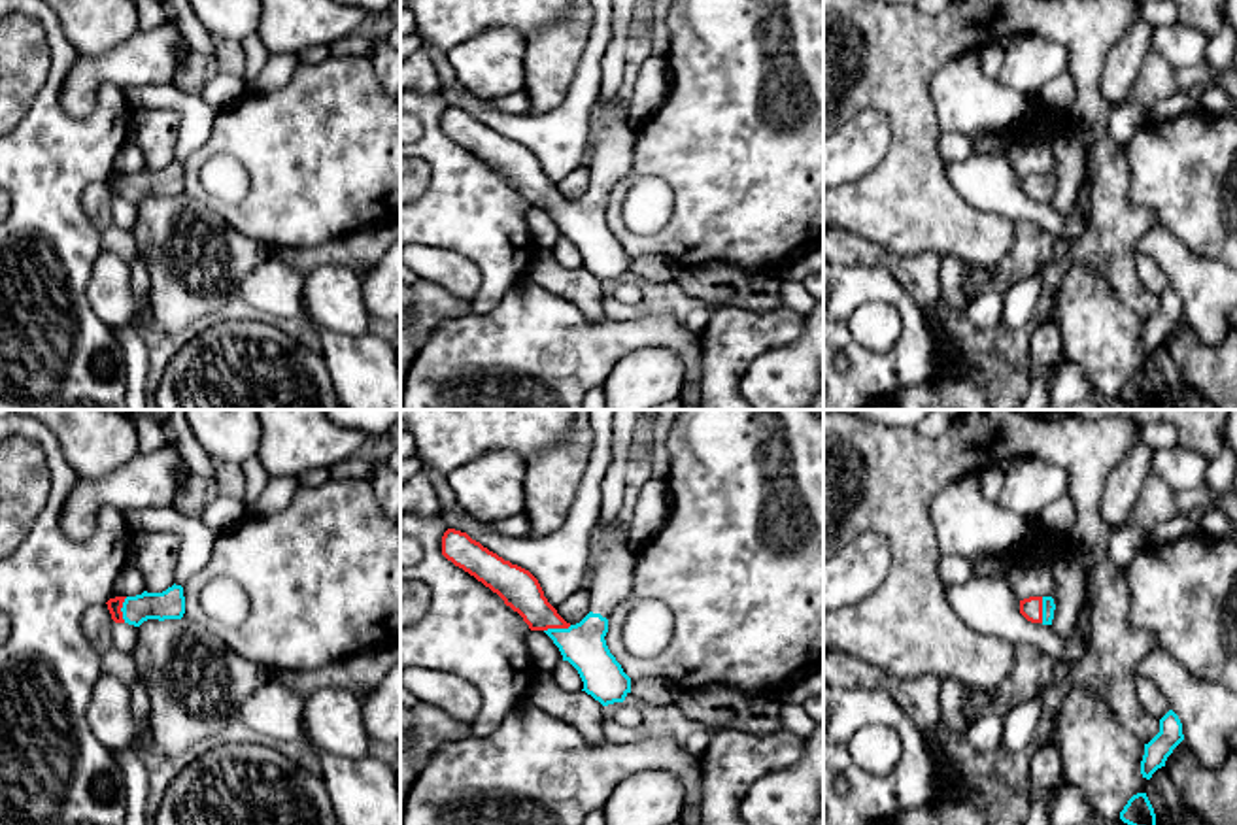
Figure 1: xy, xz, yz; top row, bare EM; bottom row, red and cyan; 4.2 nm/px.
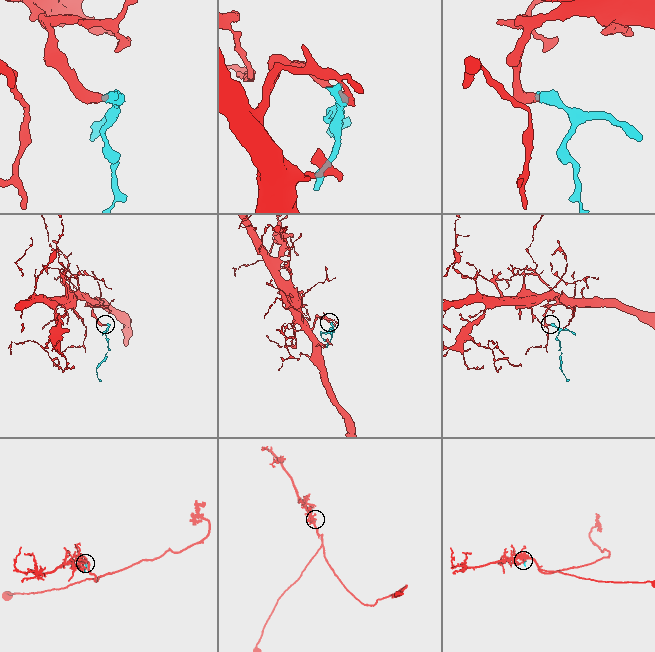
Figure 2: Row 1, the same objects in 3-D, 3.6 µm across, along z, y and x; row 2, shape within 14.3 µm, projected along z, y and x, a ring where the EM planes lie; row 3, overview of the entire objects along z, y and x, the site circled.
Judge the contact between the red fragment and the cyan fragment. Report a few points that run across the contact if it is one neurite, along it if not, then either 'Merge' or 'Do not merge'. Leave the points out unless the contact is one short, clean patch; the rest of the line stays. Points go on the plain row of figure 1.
Merge

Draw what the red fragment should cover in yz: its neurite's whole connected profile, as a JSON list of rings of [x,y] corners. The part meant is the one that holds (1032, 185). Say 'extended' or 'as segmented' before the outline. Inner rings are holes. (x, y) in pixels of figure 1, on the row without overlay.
extended; [[[1029,174],[1020,177],[1020,191],[1031,200],[1052,202],[1054,187],[1056,181],[1052,174]]]

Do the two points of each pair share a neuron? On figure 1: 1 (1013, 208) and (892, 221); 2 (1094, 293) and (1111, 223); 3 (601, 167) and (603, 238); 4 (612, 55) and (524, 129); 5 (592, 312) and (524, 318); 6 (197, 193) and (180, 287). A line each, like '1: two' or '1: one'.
1: two
2: two
3: one
4: two
5: two
6: two

